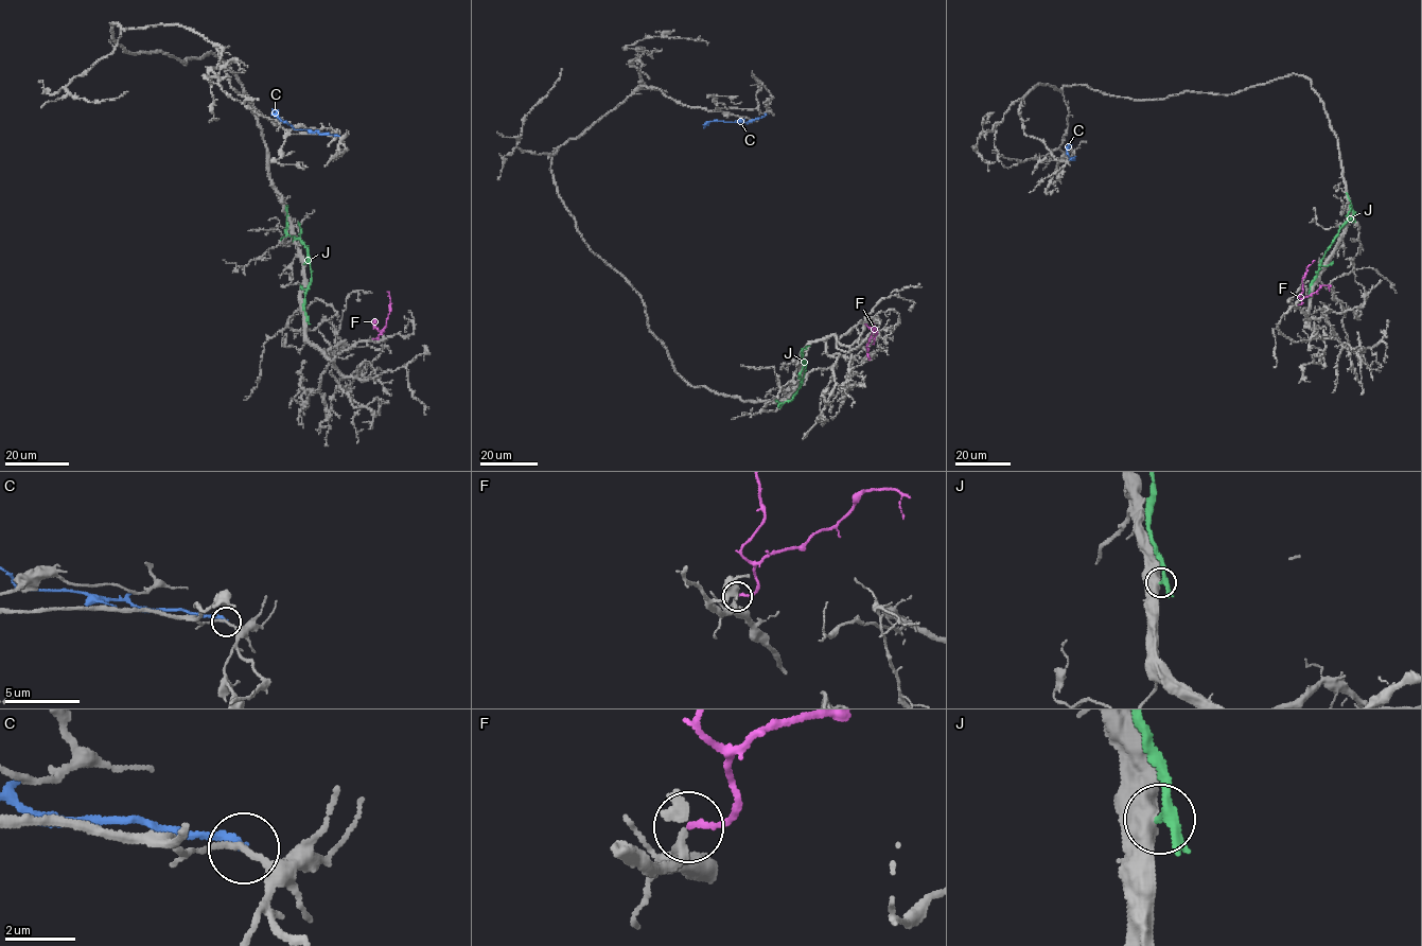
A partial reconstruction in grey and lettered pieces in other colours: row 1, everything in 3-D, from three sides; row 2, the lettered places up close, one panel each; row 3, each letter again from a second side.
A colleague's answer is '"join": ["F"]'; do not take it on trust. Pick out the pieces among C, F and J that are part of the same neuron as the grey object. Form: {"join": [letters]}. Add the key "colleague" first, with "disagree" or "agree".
{"colleague": "agree", "join": ["F"]}

